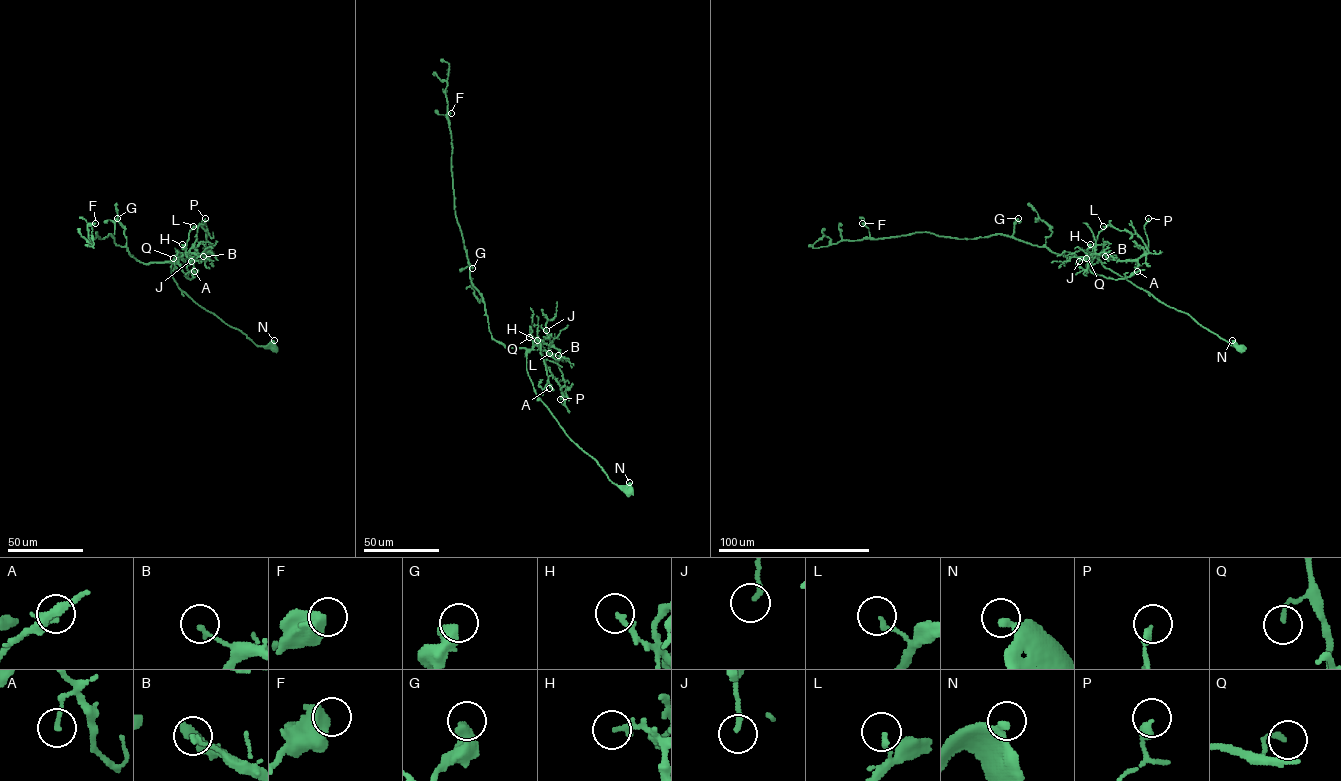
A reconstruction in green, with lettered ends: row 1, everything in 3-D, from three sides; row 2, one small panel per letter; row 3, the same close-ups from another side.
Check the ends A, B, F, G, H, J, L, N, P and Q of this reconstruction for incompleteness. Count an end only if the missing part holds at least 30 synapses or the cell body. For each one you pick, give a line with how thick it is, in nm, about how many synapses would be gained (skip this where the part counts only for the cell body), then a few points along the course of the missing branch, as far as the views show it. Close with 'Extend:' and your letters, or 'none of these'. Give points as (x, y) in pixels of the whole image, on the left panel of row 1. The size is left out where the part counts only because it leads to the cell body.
Extend: none of these

